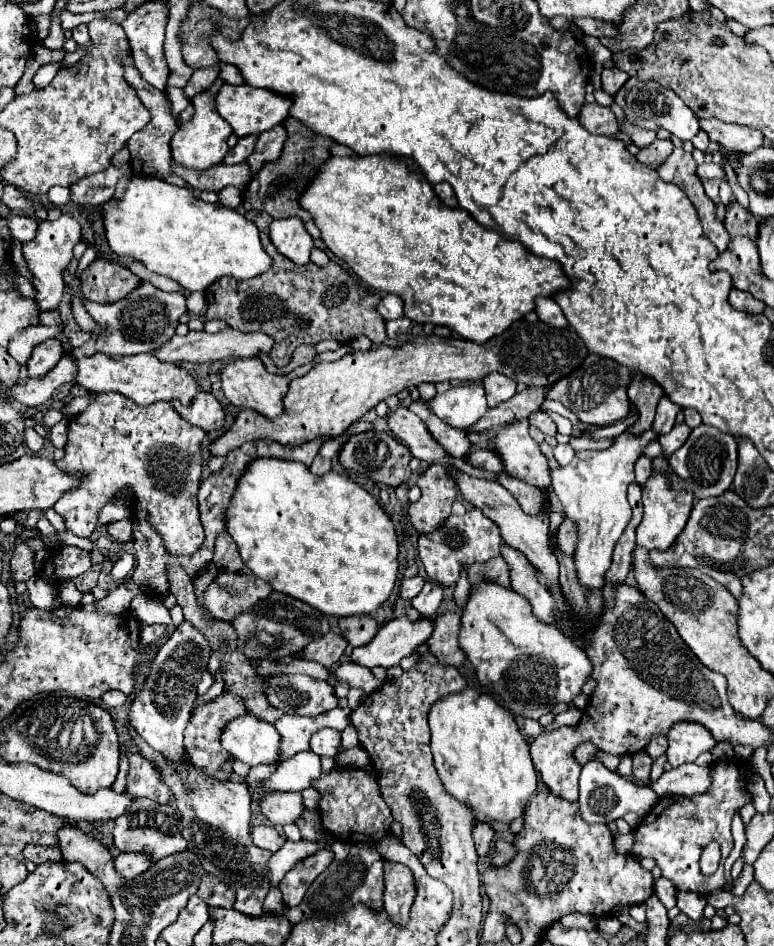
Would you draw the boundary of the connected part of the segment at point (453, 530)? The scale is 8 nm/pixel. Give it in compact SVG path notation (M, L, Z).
M472 508L462 516L450 514L442 526L438 526L434 532L426 532L418 538L418 552L420 560L424 564L426 576L442 586L454 586L460 578L460 572L470 568L474 562L488 562L490 558L500 556L500 550L506 542L502 540L500 528L484 516L480 510Z

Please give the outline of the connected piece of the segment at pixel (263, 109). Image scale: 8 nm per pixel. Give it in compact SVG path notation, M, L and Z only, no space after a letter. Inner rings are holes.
M248 84L244 86L224 86L220 90L220 94L216 96L216 108L220 112L220 116L232 126L236 136L248 136L248 134L260 134L276 124L282 124L284 118L288 116L292 98L264 90L264 88L252 88Z

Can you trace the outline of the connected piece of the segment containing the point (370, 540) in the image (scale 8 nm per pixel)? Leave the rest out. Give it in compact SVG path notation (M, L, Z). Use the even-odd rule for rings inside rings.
M256 460L244 472L228 508L228 534L238 544L244 564L274 590L312 604L330 616L374 614L392 594L398 574L398 534L378 500L346 474L328 472L314 478L300 462Z

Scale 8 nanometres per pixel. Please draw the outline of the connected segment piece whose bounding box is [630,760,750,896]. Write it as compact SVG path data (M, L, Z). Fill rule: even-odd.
M714 762L714 782L712 788L706 794L700 796L662 796L656 808L640 822L636 828L636 844L630 854L634 856L652 856L656 864L662 870L662 876L672 880L676 890L682 892L696 892L702 896L708 896L714 890L720 890L724 880L724 860L728 858L732 850L732 834L730 834L730 822L736 810L740 810L748 800L750 794L742 792L738 784L738 766L736 762ZM710 840L718 840L722 848L722 860L714 876L706 878L700 872L698 860L702 848Z

